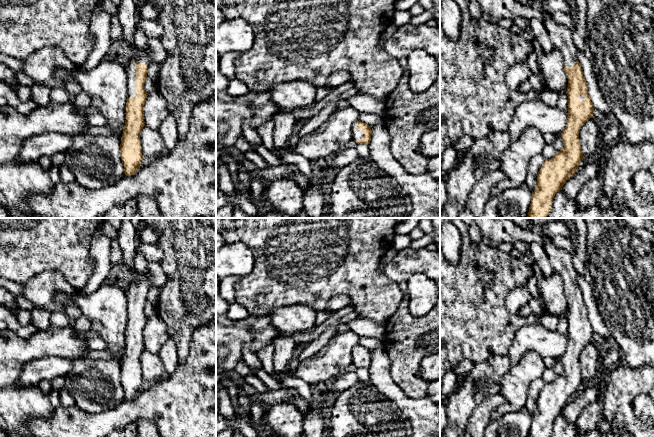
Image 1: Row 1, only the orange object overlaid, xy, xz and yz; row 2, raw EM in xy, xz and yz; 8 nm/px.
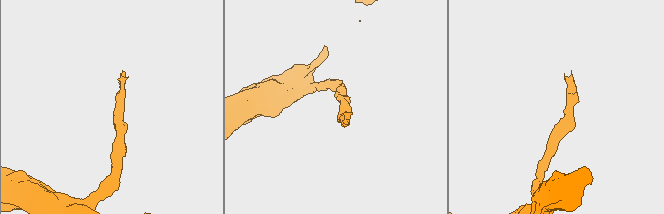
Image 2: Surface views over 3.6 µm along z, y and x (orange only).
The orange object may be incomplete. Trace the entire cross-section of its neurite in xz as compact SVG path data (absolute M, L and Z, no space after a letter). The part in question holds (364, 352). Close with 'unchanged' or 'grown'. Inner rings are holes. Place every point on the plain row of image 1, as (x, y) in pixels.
M360 344L352 351L352 363L357 368L368 369L371 364L371 351Z; grown

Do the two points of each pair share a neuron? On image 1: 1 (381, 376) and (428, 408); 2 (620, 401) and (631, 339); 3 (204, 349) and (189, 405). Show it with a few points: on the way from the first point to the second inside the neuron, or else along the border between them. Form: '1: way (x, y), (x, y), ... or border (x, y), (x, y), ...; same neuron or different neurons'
1: way (390, 388), (408, 406), (416, 408); same neuron
2: border (623, 363), (629, 366), (643, 366); different neurons
3: way (204, 363), (203, 391); same neuron

